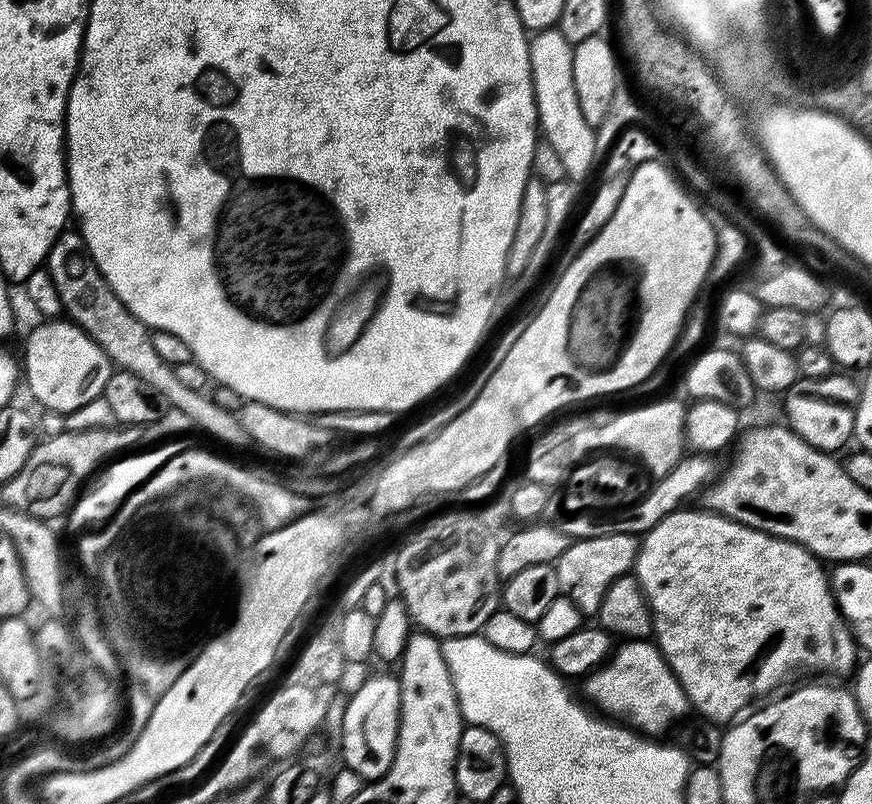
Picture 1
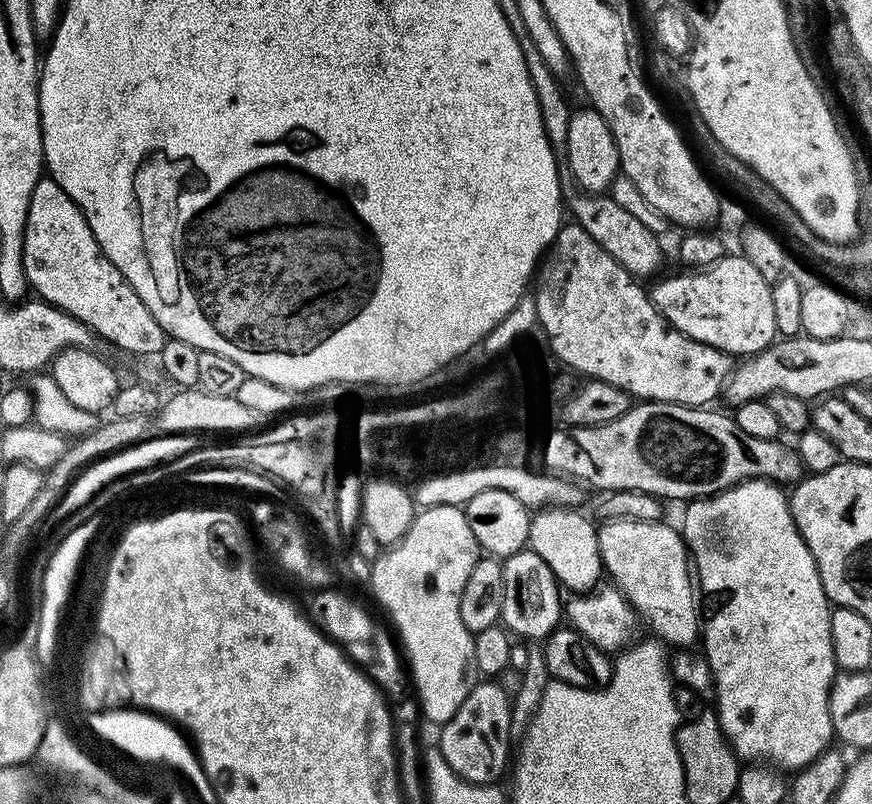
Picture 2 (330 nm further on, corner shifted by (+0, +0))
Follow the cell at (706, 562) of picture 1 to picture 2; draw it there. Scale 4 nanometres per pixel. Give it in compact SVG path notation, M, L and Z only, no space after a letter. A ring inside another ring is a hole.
M609 519L601 523L598 528L598 546L600 557L604 563L604 571L610 577L611 583L620 589L627 598L636 615L653 628L655 635L668 646L692 646L702 636L702 612L696 605L698 588L694 583L694 572L690 567L690 553L684 537L665 522L640 521L629 519Z

